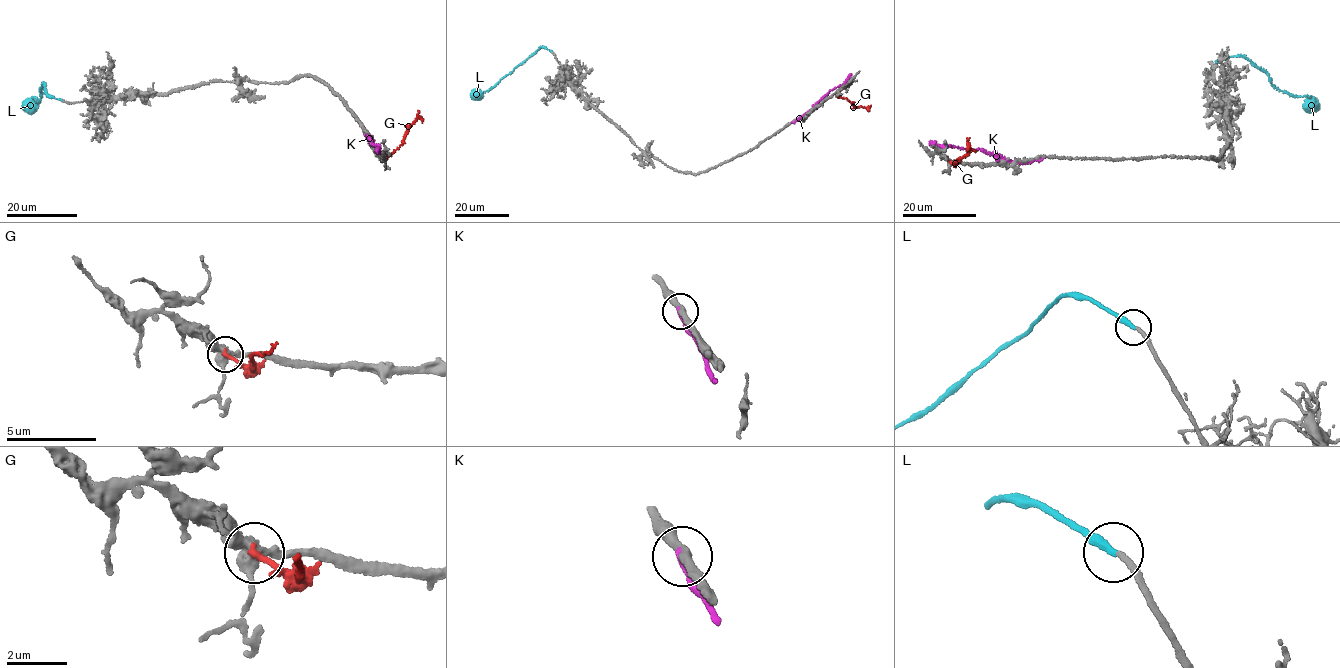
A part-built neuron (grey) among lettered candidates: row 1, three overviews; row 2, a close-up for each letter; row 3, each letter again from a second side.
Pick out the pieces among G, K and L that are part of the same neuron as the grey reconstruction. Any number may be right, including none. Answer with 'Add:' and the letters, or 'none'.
Add: none

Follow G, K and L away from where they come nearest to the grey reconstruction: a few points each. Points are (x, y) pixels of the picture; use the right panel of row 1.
G: (950, 161), (954, 164), (969, 152), (969, 138)
K: (1043, 157), (1019, 163), (980, 149), (963, 149), (928, 140)
L: (1212, 69), (1220, 60), (1241, 55), (1266, 72), (1272, 86), (1294, 96), (1309, 97), (1307, 101), (1312, 109)

